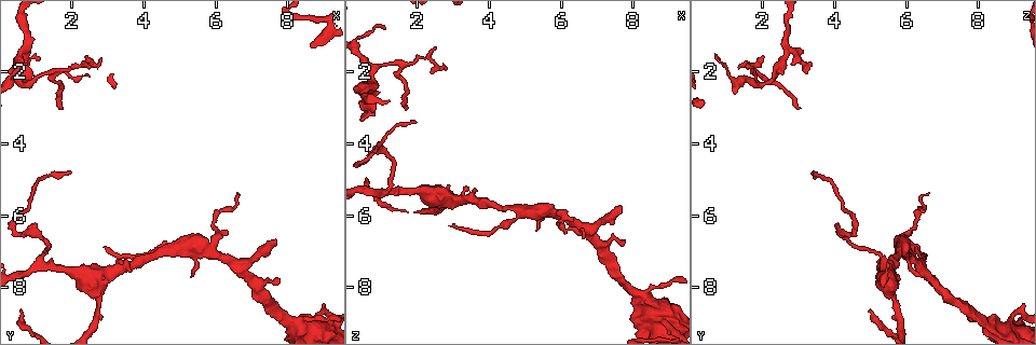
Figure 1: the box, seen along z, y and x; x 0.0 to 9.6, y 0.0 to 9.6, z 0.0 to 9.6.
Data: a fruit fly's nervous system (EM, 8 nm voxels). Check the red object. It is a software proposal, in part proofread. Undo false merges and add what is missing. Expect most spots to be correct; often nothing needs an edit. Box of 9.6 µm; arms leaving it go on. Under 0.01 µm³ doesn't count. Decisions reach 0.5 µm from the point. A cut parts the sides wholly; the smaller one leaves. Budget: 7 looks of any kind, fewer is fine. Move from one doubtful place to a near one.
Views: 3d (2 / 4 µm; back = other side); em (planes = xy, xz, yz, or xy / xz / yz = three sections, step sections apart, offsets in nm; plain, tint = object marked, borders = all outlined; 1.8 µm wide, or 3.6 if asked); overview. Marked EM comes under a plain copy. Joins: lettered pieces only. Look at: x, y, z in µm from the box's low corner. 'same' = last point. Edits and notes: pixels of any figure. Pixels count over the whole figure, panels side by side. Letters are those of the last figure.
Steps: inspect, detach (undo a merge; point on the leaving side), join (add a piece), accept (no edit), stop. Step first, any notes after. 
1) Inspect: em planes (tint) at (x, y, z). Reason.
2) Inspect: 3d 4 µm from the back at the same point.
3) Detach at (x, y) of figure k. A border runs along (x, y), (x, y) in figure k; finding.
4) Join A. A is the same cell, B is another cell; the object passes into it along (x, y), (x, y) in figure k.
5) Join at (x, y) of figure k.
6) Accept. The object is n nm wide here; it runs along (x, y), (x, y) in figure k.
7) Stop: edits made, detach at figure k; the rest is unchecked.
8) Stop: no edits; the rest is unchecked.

Inspect: 3d 4 µm at (7.70, 6.65, 5.75). Free end.

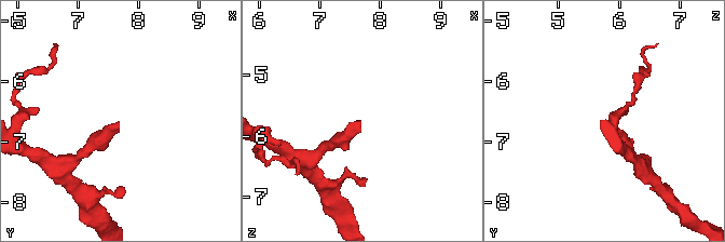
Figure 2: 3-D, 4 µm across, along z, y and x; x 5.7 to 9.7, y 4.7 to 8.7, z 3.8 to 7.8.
Inspect: em yz step 4 (borders) at (7.65, 6.70, 5.75).

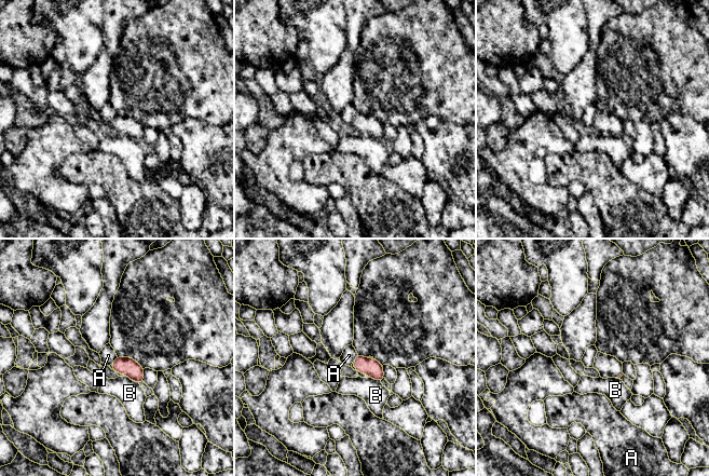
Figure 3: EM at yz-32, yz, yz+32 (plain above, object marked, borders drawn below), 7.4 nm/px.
Inspect: em planes (borders) at the same point.

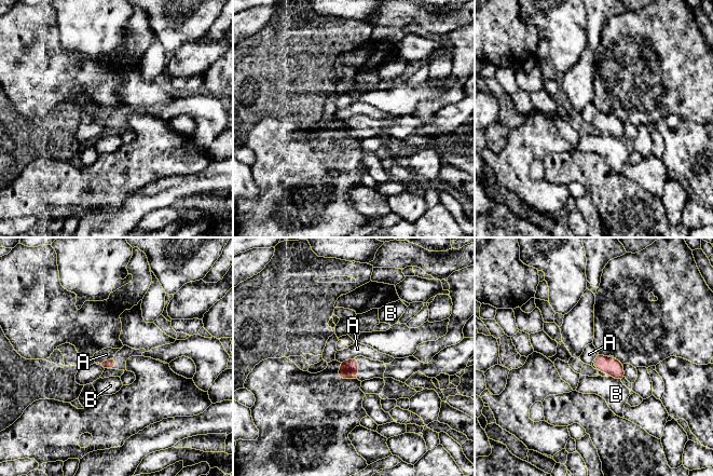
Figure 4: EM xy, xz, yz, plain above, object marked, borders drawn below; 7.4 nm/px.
Accept. A and B are other cells; a border runs along (113, 355), (98, 363) in figure 4; no lettered piece goes on from it.

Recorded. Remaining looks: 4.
Inspect: em xz step 4 (tint) at (1.95, 4.80, 3.40). Tapers out.

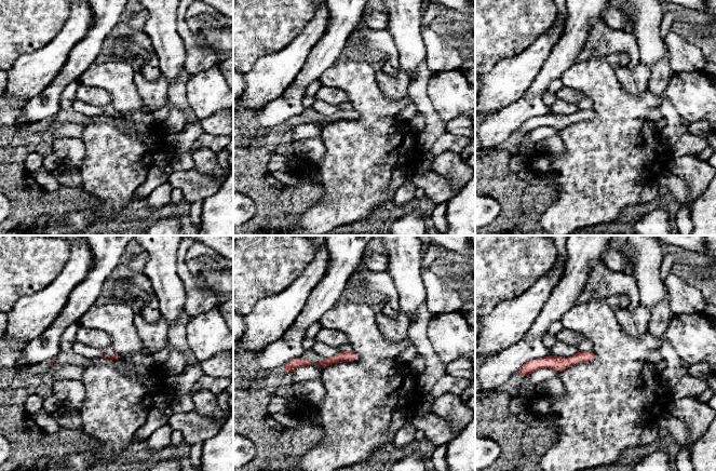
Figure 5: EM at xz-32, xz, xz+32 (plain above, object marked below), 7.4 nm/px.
Inspect: em planes (borders) at the same point.

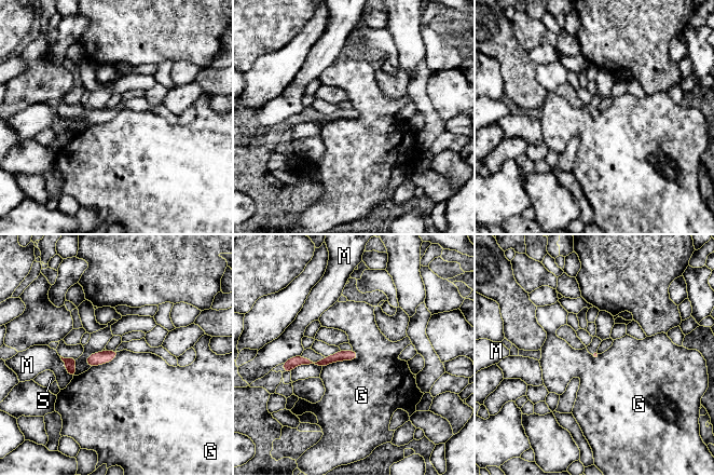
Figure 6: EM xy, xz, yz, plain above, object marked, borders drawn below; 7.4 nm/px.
Accept. The longest contact is with G, 280 nm; G, M and S are other cells; a border runs along (358, 354), (323, 367) in figure 6; none of them fits.

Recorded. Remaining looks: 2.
Inspect: em 3.6 µm planes (borders) at (1.25, 7.35, 5.35). Sharp bend.

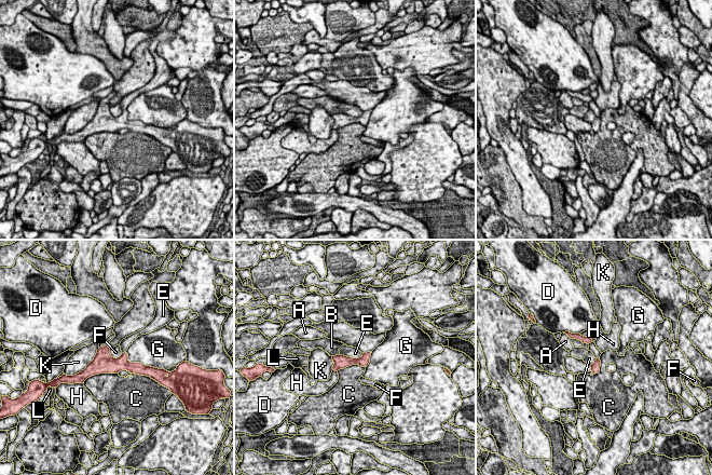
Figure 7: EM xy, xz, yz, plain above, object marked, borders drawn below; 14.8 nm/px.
Accept. A, B, C, D, E, F, G, H, K and L are other cells; a border runs along (364, 353), (358, 357), (339, 354) in figure 7; one neuron here.

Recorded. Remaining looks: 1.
Stop: no edits; the rest is unchecked.

